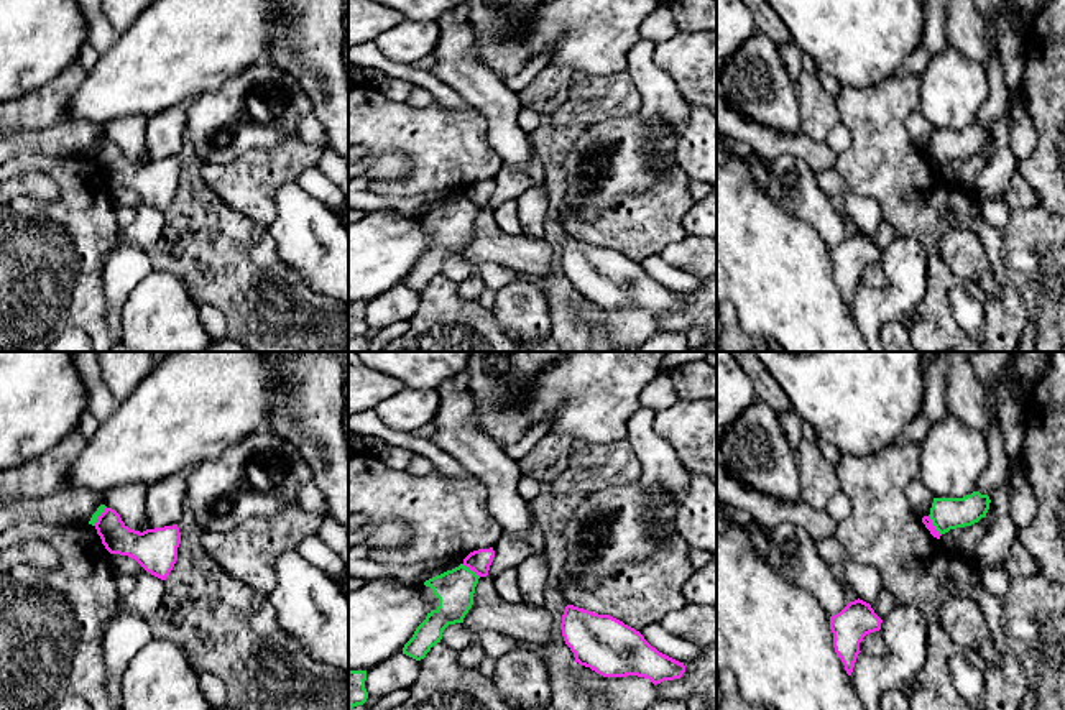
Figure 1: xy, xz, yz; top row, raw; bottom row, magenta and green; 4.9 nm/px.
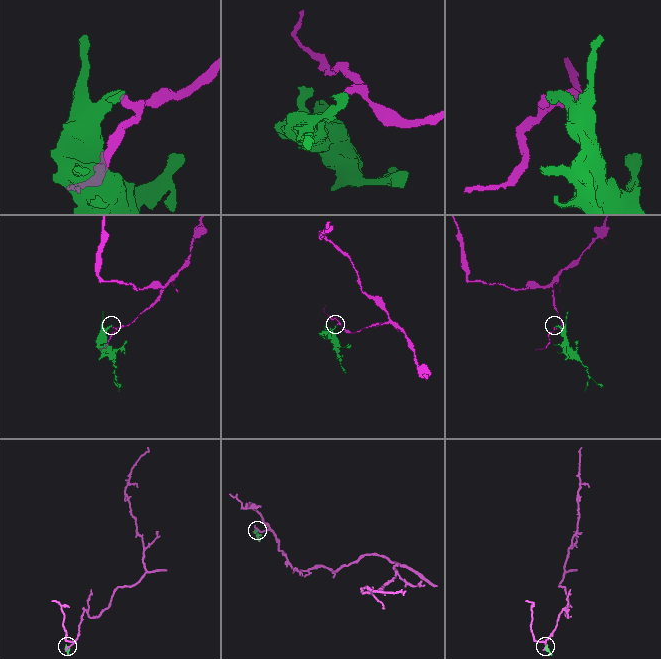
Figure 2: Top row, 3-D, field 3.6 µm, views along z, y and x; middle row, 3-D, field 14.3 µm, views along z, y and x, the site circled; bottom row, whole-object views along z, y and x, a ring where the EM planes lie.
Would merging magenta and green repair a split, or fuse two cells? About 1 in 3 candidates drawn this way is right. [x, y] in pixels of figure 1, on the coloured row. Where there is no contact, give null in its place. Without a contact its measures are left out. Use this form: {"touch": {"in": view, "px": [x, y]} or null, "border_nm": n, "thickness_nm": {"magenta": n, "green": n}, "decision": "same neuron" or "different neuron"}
{"touch": {"in": "yz", "px": [932, 525]}, "border_nm": 120, "thickness_nm": {"magenta": 50, "green": 160}, "decision": "different neuron"}

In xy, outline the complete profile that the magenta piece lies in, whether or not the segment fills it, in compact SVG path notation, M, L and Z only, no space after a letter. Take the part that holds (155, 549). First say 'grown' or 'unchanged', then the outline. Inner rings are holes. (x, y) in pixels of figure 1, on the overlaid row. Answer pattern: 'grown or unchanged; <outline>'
unchanged; M105 508L95 529L110 554L135 559L146 572L161 580L166 580L178 560L181 544L178 524L140 532L130 529L115 509Z

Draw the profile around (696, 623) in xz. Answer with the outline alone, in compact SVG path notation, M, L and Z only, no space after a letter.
M685 603L684 608L667 613L661 625L667 633L700 646L717 643L717 606Z

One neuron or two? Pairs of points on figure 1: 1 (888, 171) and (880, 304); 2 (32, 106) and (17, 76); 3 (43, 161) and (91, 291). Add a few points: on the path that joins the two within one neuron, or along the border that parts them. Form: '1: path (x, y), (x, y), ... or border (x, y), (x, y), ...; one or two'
1: border (896, 235), (916, 239), (922, 245), (927, 260); two
2: border (59, 73), (17, 99); two
3: path (76, 189), (81, 194), (81, 250), (86, 258); one

